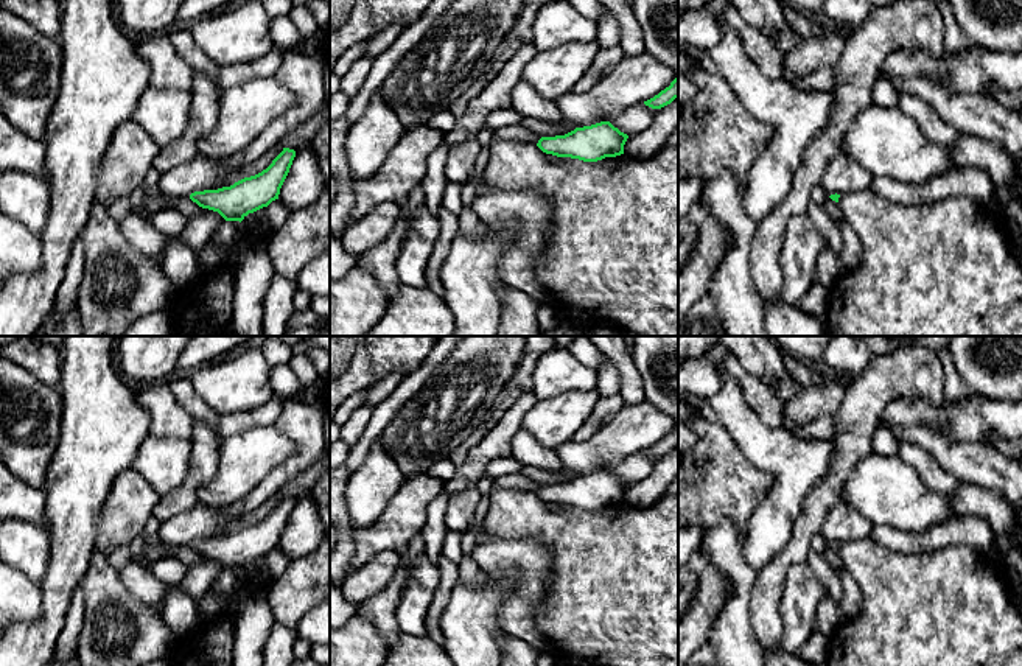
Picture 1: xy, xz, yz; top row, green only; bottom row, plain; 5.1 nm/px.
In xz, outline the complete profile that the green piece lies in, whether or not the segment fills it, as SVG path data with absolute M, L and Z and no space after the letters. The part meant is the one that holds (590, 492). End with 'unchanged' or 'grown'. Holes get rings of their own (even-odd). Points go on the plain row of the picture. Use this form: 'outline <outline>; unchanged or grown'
outline M610 470L576 476L565 484L541 485L537 495L557 506L571 506L583 510L597 510L624 503L628 484Z; unchanged

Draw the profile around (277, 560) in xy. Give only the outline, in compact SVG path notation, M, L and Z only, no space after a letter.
M278 548L272 549L266 556L266 565L268 565L271 579L280 577L289 563L291 563L291 559Z

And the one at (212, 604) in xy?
M215 580L208 585L207 591L204 596L196 601L196 610L199 615L201 622L208 622L219 615L222 615L230 604L230 598L218 593L215 590Z

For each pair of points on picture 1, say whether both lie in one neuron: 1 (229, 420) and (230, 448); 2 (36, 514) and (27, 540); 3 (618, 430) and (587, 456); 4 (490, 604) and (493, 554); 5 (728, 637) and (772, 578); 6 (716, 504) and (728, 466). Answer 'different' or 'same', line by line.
1: different
2: different
3: same
4: different
5: different
6: same

